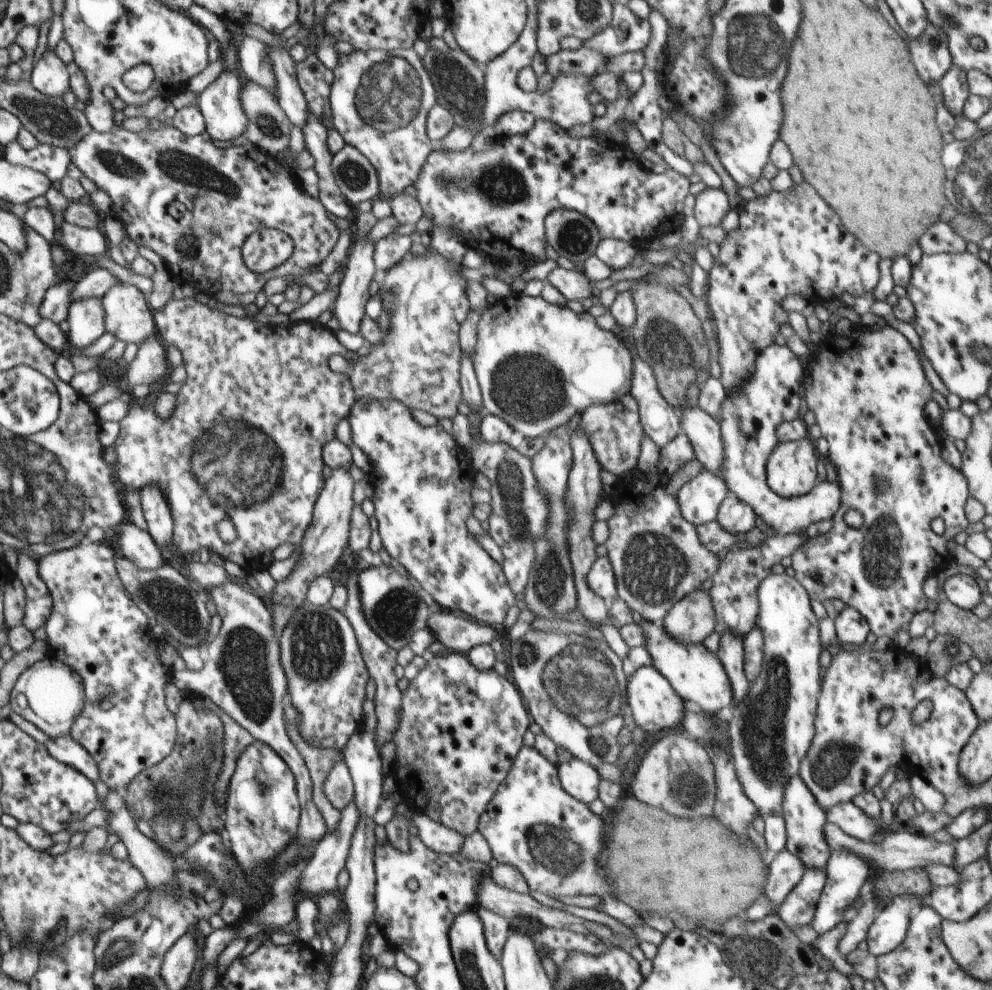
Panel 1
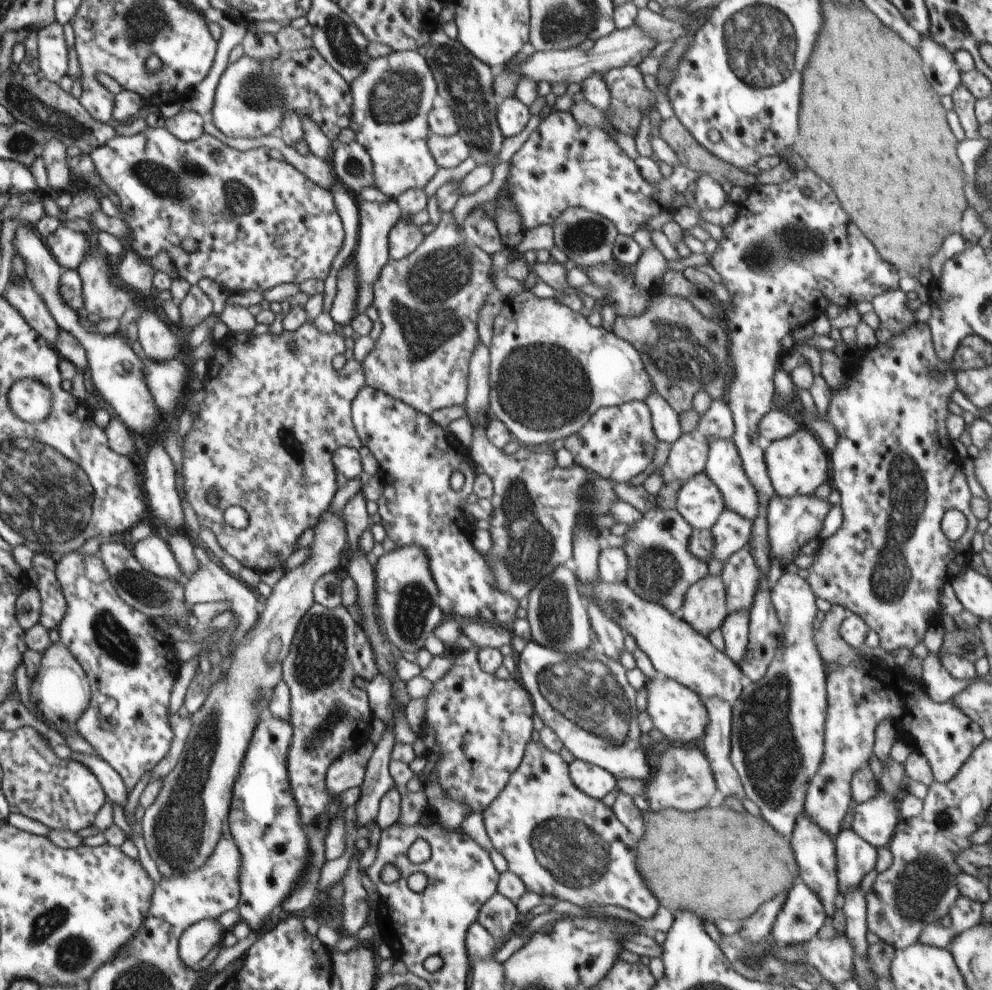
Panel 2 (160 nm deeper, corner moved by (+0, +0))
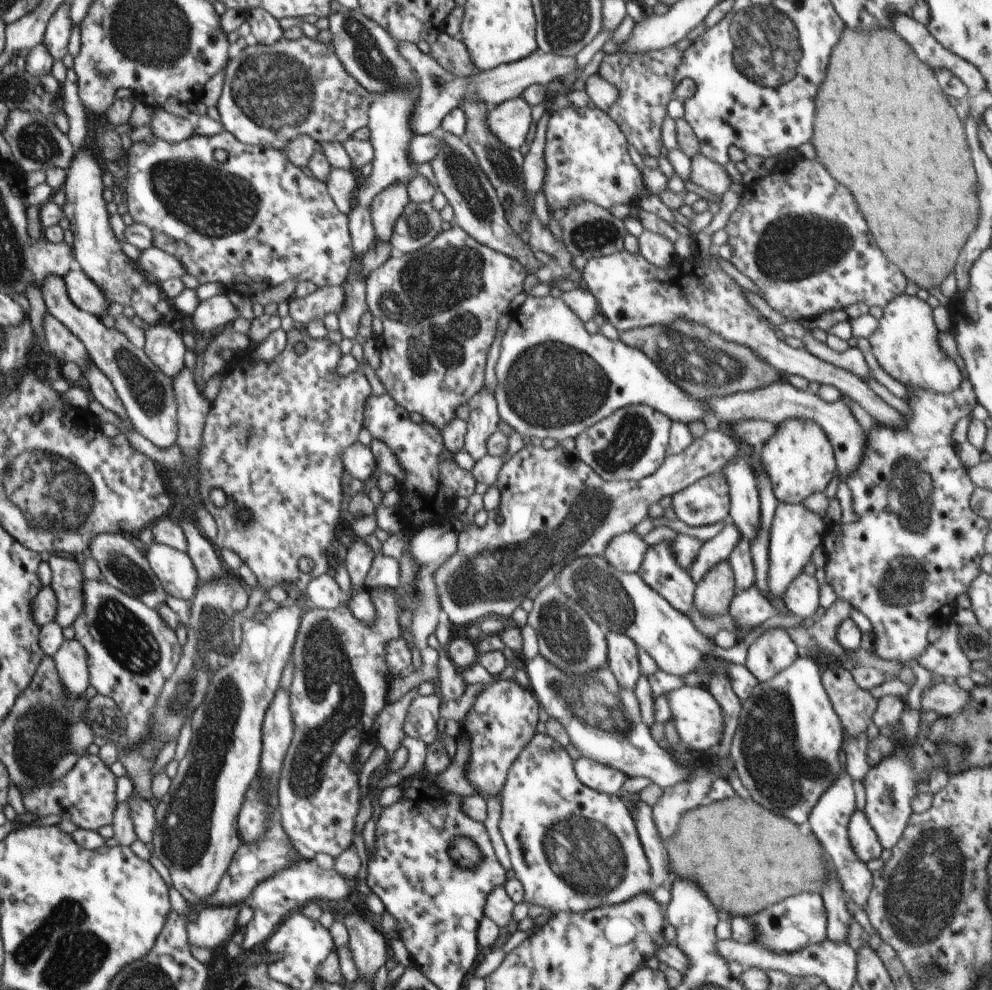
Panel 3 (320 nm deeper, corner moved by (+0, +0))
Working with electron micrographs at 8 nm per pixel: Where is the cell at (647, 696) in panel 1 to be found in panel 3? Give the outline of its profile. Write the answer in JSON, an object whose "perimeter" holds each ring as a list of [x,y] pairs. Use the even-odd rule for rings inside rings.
{"perimeter":[[[686,685],[667,694],[671,706],[671,719],[675,722],[683,744],[692,750],[708,750],[718,746],[725,729],[725,716],[721,704],[712,696],[708,687],[691,687]]]}

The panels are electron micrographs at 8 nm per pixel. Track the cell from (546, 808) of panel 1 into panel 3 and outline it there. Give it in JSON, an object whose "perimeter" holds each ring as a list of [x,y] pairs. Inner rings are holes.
{"perimeter":[[[536,732],[532,740],[529,740],[529,743],[520,751],[518,758],[512,763],[503,789],[500,792],[503,807],[499,829],[508,847],[512,869],[516,874],[515,877],[523,886],[525,901],[531,905],[542,906],[550,914],[559,912],[585,913],[604,904],[615,905],[627,901],[640,893],[652,894],[654,889],[651,868],[642,848],[631,810],[622,802],[619,795],[607,795],[582,784],[576,776],[574,765],[575,761],[572,760],[565,747],[557,743],[548,733]]]}

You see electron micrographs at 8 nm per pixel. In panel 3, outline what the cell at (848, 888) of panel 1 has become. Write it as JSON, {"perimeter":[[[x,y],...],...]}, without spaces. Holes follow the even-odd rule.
{"perimeter":[[[856,809],[852,813],[847,831],[852,848],[865,863],[881,856],[884,848],[864,811]]]}

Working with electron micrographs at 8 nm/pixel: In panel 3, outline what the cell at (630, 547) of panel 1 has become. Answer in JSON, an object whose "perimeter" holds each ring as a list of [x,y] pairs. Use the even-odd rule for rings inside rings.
{"perimeter":[[[671,542],[649,546],[638,572],[644,582],[685,615],[693,607],[695,582],[675,559]]]}

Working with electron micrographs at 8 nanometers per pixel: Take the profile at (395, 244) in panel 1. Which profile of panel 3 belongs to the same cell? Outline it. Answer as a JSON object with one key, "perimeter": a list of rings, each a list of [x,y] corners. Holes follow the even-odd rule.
{"perimeter":[[[410,201],[396,220],[389,242],[396,253],[408,254],[424,248],[442,230],[442,217],[431,203],[416,204]]]}

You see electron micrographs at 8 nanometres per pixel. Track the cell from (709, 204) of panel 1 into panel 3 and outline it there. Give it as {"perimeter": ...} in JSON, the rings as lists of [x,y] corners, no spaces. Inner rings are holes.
{"perimeter":[[[696,153],[691,158],[691,180],[694,184],[702,186],[708,192],[720,196],[730,188],[732,178],[728,175],[725,165],[710,160],[702,153]]]}

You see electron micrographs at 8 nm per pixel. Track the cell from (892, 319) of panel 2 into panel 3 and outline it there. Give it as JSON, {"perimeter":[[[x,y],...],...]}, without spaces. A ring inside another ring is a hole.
{"perimeter":[[[900,295],[883,308],[878,328],[869,336],[872,353],[880,368],[908,389],[949,393],[962,382],[962,373],[939,345],[939,330],[933,320],[933,308],[912,295]]]}

